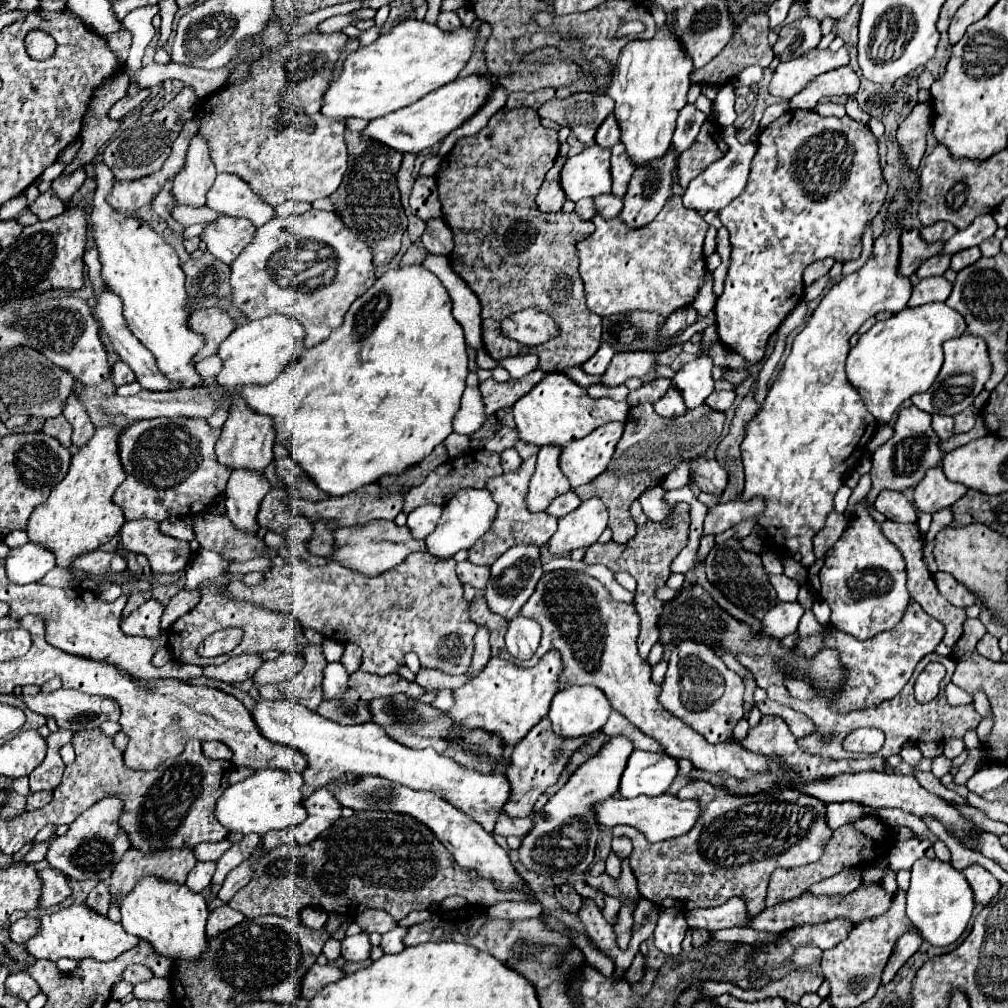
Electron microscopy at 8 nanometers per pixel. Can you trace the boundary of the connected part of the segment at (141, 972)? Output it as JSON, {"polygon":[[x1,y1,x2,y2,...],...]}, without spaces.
{"polygon":[[129,965,125,967,123,971,123,979,131,985,137,985,137,983,143,983,143,981,149,981,153,979,153,973,149,971,149,967,143,967,143,965]]}

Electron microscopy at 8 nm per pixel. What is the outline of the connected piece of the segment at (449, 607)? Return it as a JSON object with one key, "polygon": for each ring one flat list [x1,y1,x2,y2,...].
{"polygon":[[423,551,411,553,401,565,377,577,355,575,345,567,339,567,339,563,315,567,307,561,293,559,281,567,271,567,265,571,263,581,257,585,247,587,239,579,227,585,227,593,233,597,291,613,303,623,303,627,311,627,327,639,335,639,339,643,357,643,363,649,361,669,381,677,397,673,399,667,405,665,407,653,415,653,421,661,421,667,427,669,437,669,447,675,463,675,467,671,473,655,473,637,477,633,477,625,469,619,469,603,463,599,463,595,455,595,455,591,463,591,463,587,459,587,459,579,455,579,455,559,435,559]]}

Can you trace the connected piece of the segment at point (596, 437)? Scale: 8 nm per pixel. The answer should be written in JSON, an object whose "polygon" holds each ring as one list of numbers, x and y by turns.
{"polygon":[[607,423,595,429,585,439,579,439,563,447,559,467,563,475,567,475,571,487,585,485,607,469,613,449,619,443,621,435,623,423]]}

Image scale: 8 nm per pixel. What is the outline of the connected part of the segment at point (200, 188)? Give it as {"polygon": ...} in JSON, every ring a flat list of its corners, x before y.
{"polygon":[[195,135,187,151,187,163,173,181,171,195,175,197,175,205,203,207,207,201,205,195,211,189,215,175,217,171,209,159,207,141,201,135]]}

